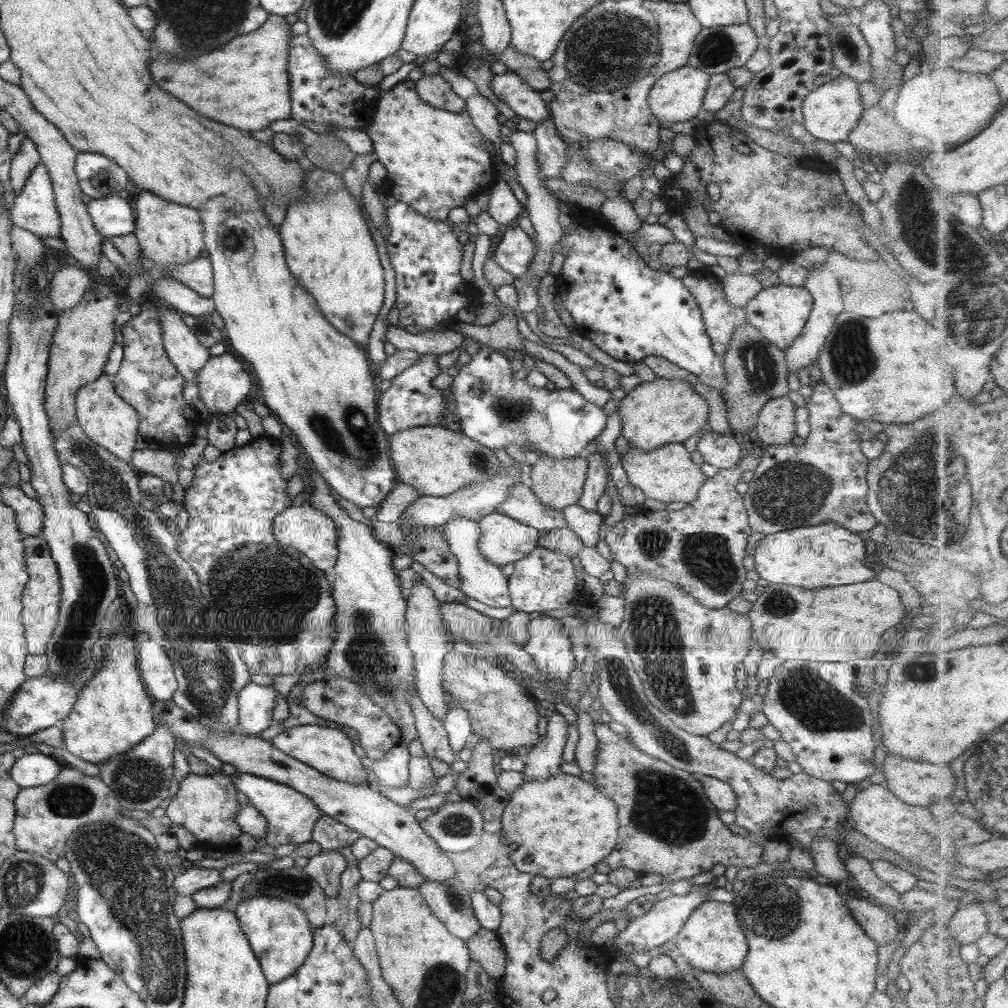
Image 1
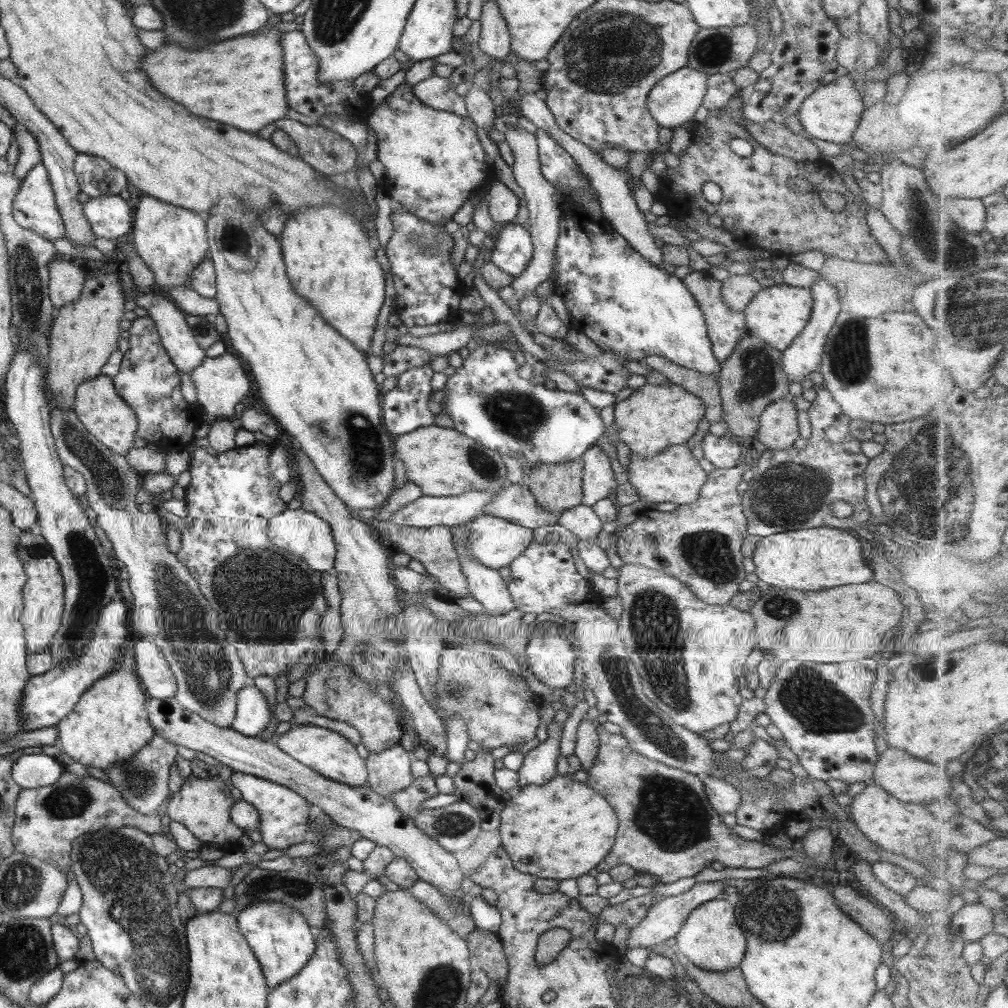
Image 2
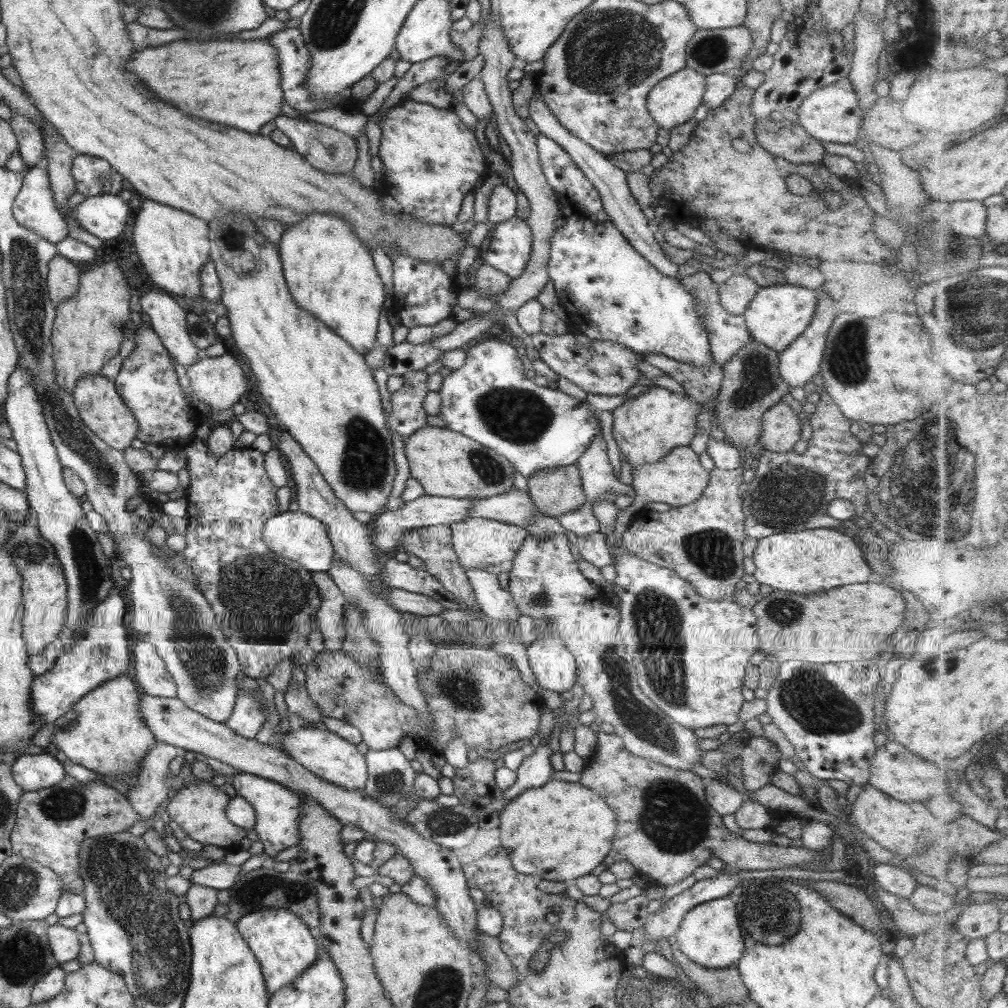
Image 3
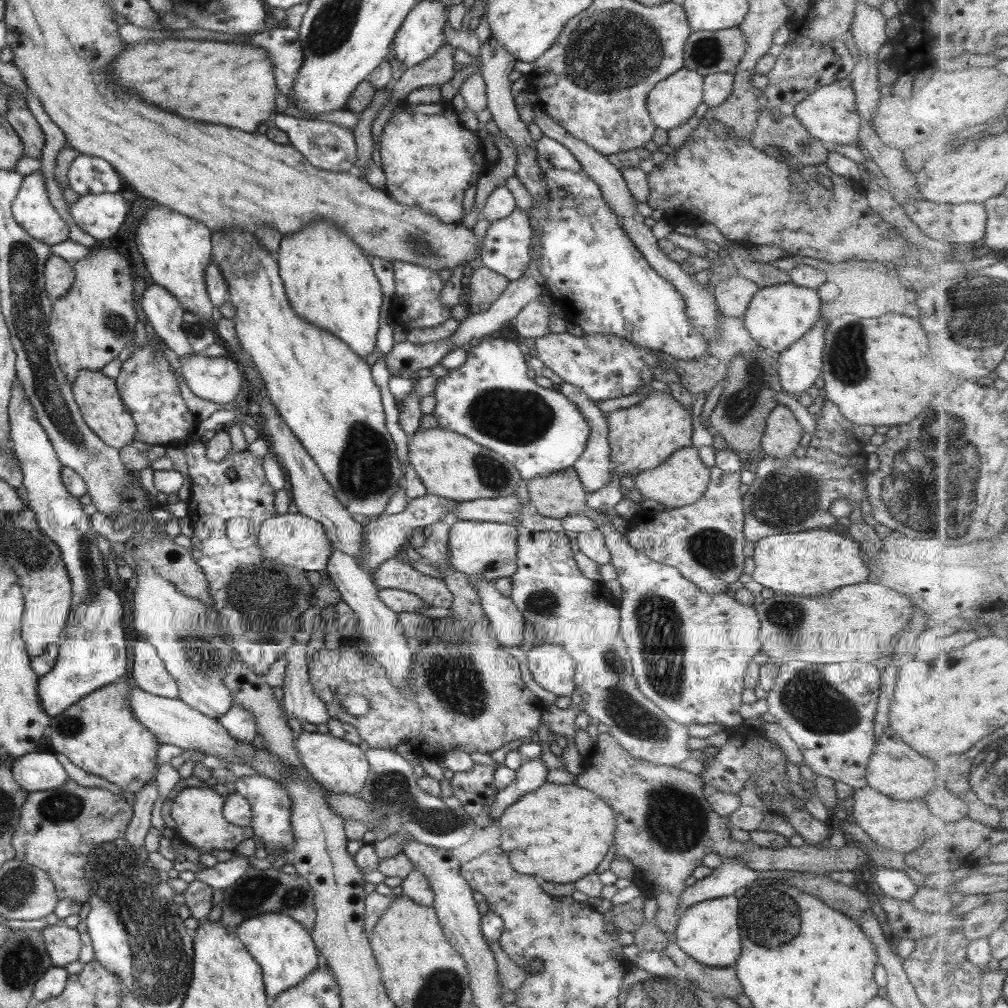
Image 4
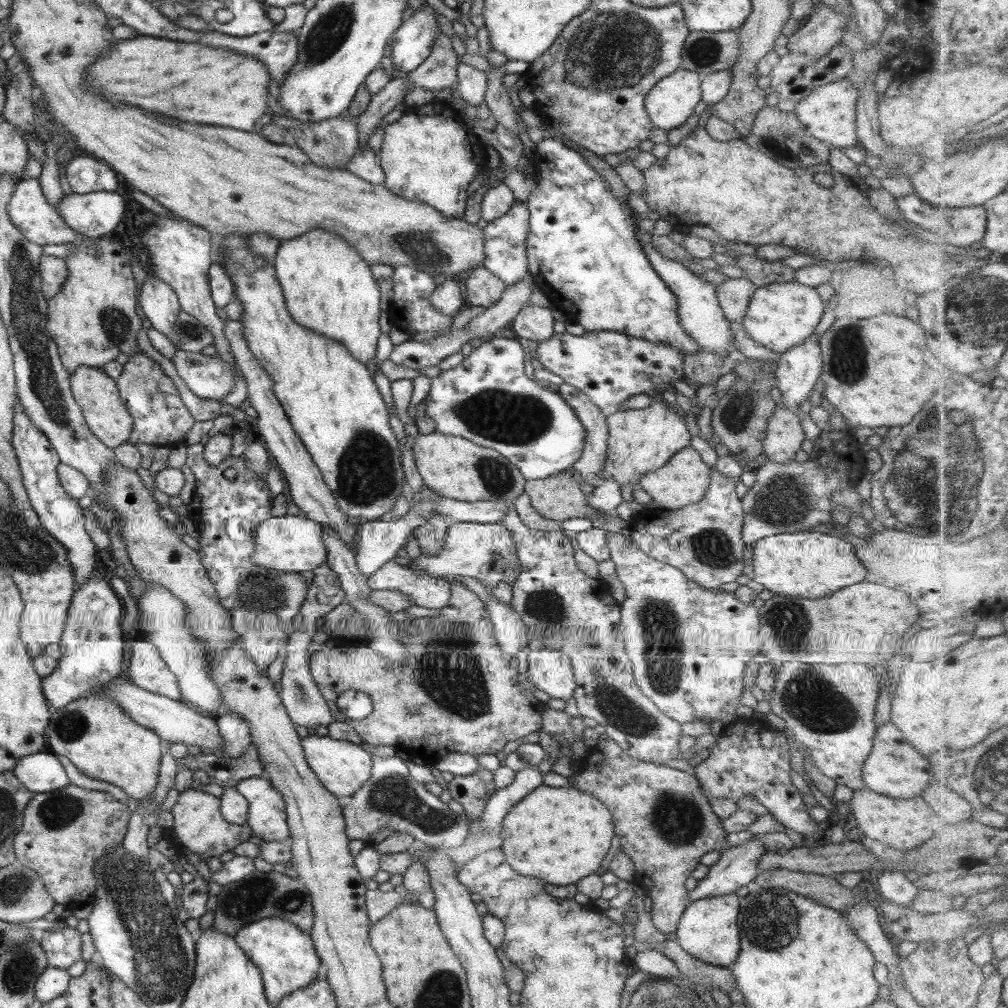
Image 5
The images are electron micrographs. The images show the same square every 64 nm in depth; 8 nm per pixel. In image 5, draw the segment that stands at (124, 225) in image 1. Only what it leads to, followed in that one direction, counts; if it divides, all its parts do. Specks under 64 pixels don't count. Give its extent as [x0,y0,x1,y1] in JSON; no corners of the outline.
[54,191,123,239]

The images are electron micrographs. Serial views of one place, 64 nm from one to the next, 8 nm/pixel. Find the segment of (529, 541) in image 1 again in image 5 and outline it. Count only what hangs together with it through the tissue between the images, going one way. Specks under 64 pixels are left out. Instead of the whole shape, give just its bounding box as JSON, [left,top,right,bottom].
[408,523,519,589]

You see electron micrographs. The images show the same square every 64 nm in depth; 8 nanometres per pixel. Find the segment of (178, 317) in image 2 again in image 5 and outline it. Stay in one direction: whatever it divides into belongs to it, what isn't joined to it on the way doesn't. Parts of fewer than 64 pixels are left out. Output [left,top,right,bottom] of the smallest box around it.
[139,274,180,346]

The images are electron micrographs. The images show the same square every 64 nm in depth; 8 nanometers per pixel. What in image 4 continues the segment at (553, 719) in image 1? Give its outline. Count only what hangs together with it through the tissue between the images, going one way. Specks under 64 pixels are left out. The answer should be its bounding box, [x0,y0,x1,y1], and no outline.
[489,756,547,820]

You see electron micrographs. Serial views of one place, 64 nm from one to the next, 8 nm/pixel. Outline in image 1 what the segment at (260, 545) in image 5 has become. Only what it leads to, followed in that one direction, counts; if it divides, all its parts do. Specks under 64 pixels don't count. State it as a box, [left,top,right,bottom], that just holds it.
[271,503,337,573]

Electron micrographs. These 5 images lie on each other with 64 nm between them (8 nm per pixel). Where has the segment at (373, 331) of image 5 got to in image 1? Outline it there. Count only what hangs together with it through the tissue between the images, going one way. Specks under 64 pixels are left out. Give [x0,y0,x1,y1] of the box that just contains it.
[279,164,384,348]

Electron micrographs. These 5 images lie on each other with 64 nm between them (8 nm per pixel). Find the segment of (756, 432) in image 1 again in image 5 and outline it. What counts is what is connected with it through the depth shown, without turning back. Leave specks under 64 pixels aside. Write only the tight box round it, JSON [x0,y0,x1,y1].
[762,407,804,464]

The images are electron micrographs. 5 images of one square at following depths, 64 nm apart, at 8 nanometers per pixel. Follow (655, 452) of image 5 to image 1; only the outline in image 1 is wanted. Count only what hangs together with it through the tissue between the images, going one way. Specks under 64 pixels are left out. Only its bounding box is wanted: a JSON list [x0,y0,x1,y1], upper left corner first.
[617,378,709,452]

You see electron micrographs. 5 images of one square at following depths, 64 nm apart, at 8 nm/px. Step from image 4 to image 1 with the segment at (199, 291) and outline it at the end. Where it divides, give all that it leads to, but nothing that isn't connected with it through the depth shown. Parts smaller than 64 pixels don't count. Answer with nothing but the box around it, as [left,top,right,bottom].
[132,190,204,271]

